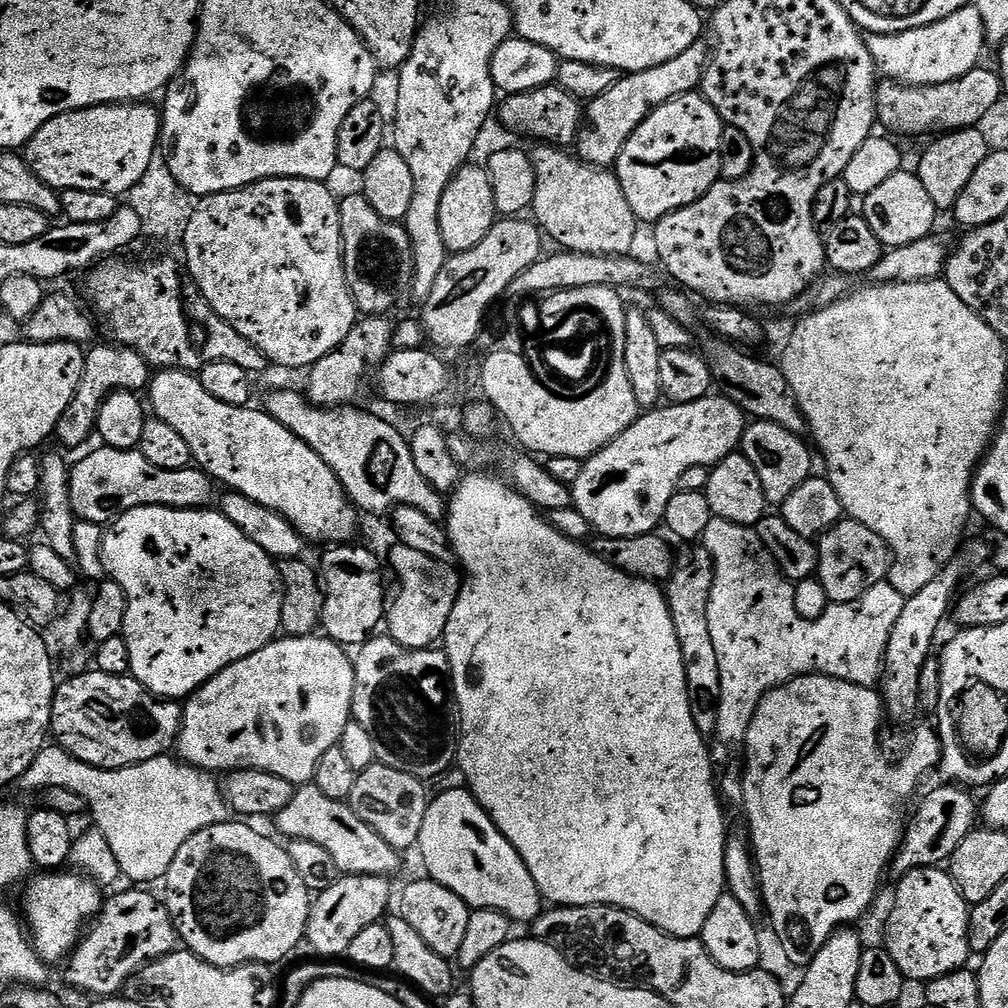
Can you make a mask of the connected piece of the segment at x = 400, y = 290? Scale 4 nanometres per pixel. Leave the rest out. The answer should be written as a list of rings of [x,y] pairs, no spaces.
[[[363,195],[339,201],[340,245],[344,248],[344,273],[357,309],[368,316],[383,316],[405,295],[409,295],[414,274],[410,234],[403,223],[387,220],[368,205]]]

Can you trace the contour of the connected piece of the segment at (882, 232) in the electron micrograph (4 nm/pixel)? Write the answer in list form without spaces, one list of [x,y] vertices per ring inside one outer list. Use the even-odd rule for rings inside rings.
[[[901,170],[894,178],[882,182],[878,190],[863,197],[862,215],[864,220],[874,230],[874,234],[884,245],[885,249],[901,248],[910,242],[918,242],[922,238],[933,235],[938,210],[934,202],[930,202],[930,194],[922,186],[915,171]]]

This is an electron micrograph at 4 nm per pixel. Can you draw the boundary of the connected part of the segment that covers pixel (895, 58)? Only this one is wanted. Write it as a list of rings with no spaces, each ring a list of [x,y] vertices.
[[[974,6],[958,10],[930,26],[922,26],[921,28],[895,32],[894,34],[873,32],[867,37],[866,43],[870,50],[870,58],[874,58],[876,63],[877,73],[883,79],[893,80],[896,84],[908,84],[911,88],[938,86],[939,84],[954,82],[958,78],[962,78],[981,63],[980,55],[983,54],[984,48],[986,49],[982,18]]]

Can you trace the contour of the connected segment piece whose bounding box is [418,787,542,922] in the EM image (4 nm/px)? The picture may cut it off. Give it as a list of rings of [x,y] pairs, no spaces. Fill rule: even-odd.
[[[467,787],[450,790],[449,792],[440,792],[429,799],[426,818],[422,818],[422,830],[420,831],[420,839],[418,841],[418,849],[419,848],[420,856],[424,859],[424,868],[428,871],[425,873],[427,873],[431,879],[438,881],[442,886],[446,886],[446,890],[454,890],[454,894],[458,894],[458,898],[462,898],[467,902],[469,909],[489,908],[490,910],[498,910],[502,914],[509,916],[514,922],[520,922],[520,920],[531,922],[540,917],[542,911],[542,897],[538,890],[538,886],[534,882],[534,878],[530,874],[530,870],[526,870],[526,862],[522,862],[520,851],[500,833],[498,826],[494,826],[494,822],[486,814],[486,810],[472,797],[472,793],[468,791]]]

